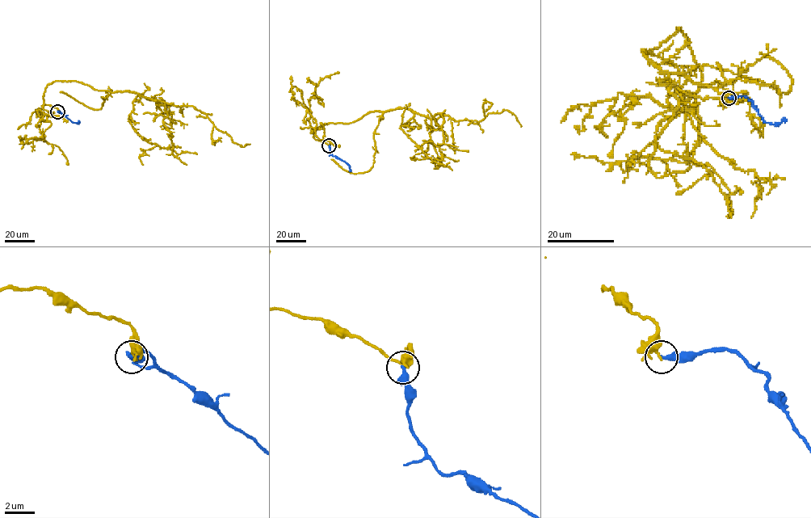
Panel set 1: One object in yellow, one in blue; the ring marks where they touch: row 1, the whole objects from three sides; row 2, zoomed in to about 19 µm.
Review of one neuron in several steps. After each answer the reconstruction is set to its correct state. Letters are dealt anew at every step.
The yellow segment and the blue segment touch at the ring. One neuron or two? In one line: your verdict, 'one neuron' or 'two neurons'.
two neurons

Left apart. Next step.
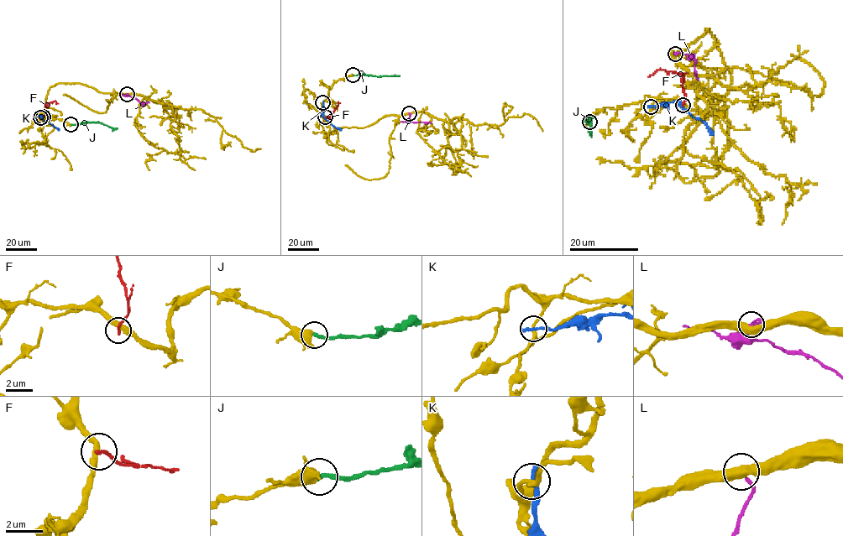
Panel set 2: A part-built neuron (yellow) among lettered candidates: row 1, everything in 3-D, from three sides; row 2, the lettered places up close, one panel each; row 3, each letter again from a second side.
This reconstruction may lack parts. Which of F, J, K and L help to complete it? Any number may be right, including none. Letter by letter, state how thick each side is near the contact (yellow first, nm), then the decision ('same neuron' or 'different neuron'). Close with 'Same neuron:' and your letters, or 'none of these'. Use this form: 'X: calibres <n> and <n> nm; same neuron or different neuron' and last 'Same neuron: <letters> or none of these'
F: calibres 360 and 190 nm; different neuron
J: calibres 500 and 240 nm; same neuron
K: calibres 240 and 280 nm; different neuron
L: calibres 500 and 200 nm; different neuron
Same neuron: J

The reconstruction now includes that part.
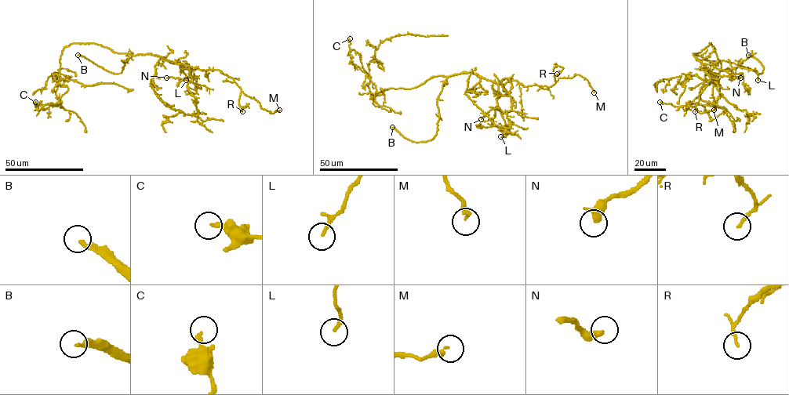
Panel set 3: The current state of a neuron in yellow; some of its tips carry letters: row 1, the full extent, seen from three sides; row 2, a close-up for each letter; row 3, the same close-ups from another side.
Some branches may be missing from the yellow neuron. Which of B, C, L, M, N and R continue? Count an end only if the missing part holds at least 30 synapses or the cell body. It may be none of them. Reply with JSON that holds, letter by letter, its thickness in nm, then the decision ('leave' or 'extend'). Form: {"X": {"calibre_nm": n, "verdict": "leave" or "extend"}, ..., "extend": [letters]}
{"B": {"calibre_nm": 200, "verdict": "extend"}, "C": {"calibre_nm": 240, "verdict": "leave"}, "L": {"calibre_nm": 150, "verdict": "leave"}, "M": {"calibre_nm": 200, "verdict": "leave"}, "N": {"calibre_nm": 400, "verdict": "extend"}, "R": {"calibre_nm": 170, "verdict": "leave"}, "extend": ["B", "N"]}

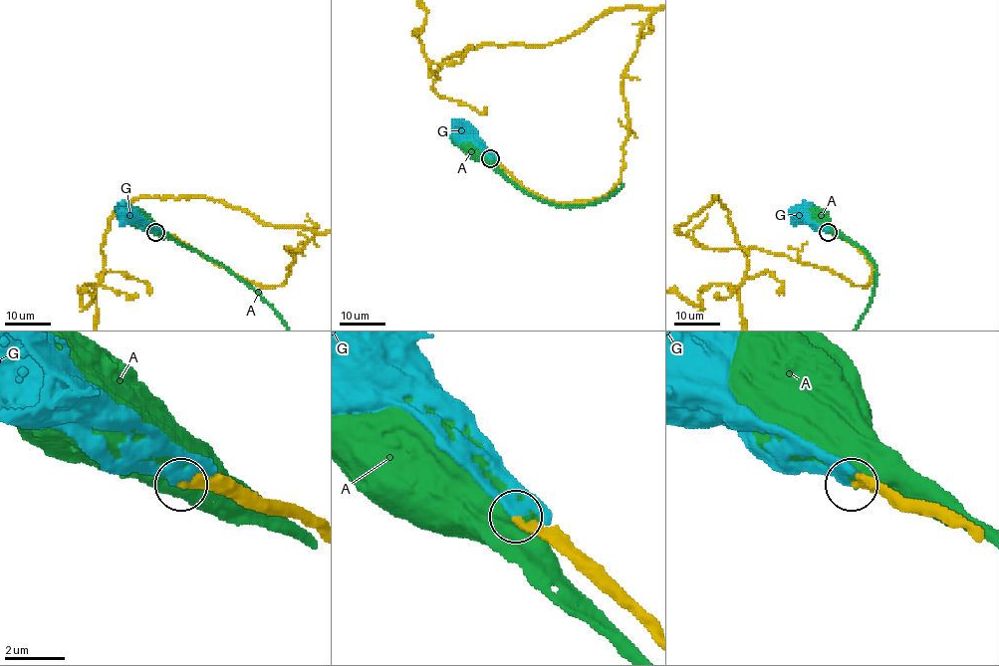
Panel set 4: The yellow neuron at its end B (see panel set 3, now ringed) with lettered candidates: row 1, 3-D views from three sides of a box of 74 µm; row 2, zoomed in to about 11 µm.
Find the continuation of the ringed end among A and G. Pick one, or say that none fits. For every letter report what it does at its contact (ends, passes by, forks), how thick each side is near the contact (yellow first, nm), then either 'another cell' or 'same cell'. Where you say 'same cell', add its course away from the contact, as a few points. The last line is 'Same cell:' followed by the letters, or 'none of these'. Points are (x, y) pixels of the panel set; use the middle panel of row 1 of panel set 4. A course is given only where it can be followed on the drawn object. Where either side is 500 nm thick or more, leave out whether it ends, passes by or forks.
A: 360/800 nm | another cell
G: it passes by | 240/240 nm | same cell | via (490, 157), (473, 141), (462, 141), (458, 136), (460, 135)
Same cell: G

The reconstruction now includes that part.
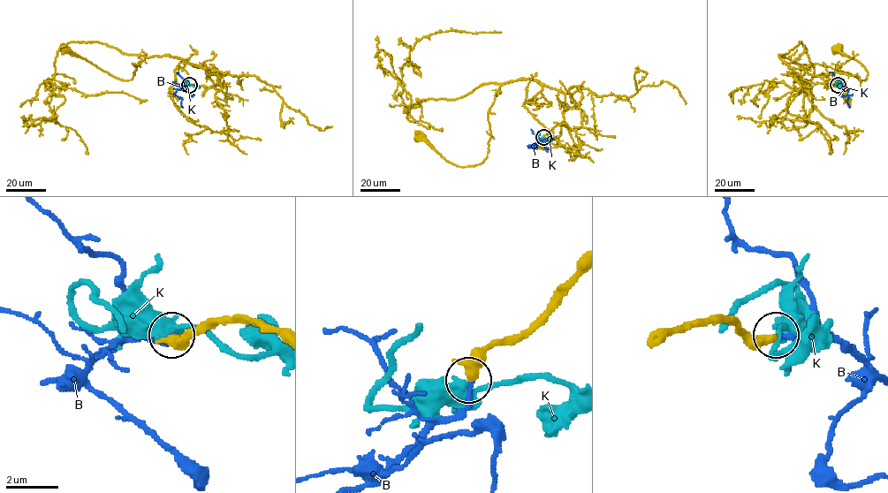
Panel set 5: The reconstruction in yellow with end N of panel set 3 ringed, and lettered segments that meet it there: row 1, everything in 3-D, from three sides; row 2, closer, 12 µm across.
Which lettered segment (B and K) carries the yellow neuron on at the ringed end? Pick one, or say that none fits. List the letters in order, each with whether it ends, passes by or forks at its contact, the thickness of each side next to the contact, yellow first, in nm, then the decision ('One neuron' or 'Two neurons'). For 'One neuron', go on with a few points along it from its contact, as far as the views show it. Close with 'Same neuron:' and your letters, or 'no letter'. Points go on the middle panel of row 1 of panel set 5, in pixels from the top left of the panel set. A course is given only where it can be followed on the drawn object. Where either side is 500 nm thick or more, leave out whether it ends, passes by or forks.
B: It ends there. Thickness 440 nm (yellow) against 200 nm. One neuron. Its course: (544, 137), (528, 147), (535, 146), (537, 148)
K: It forks there. Thickness 440 nm (yellow) against 320 nm. Two neurons
Same neuron: B

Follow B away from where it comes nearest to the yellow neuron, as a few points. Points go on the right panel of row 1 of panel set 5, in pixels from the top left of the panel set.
B: (838, 85), (848, 90), (846, 101), (849, 107)

